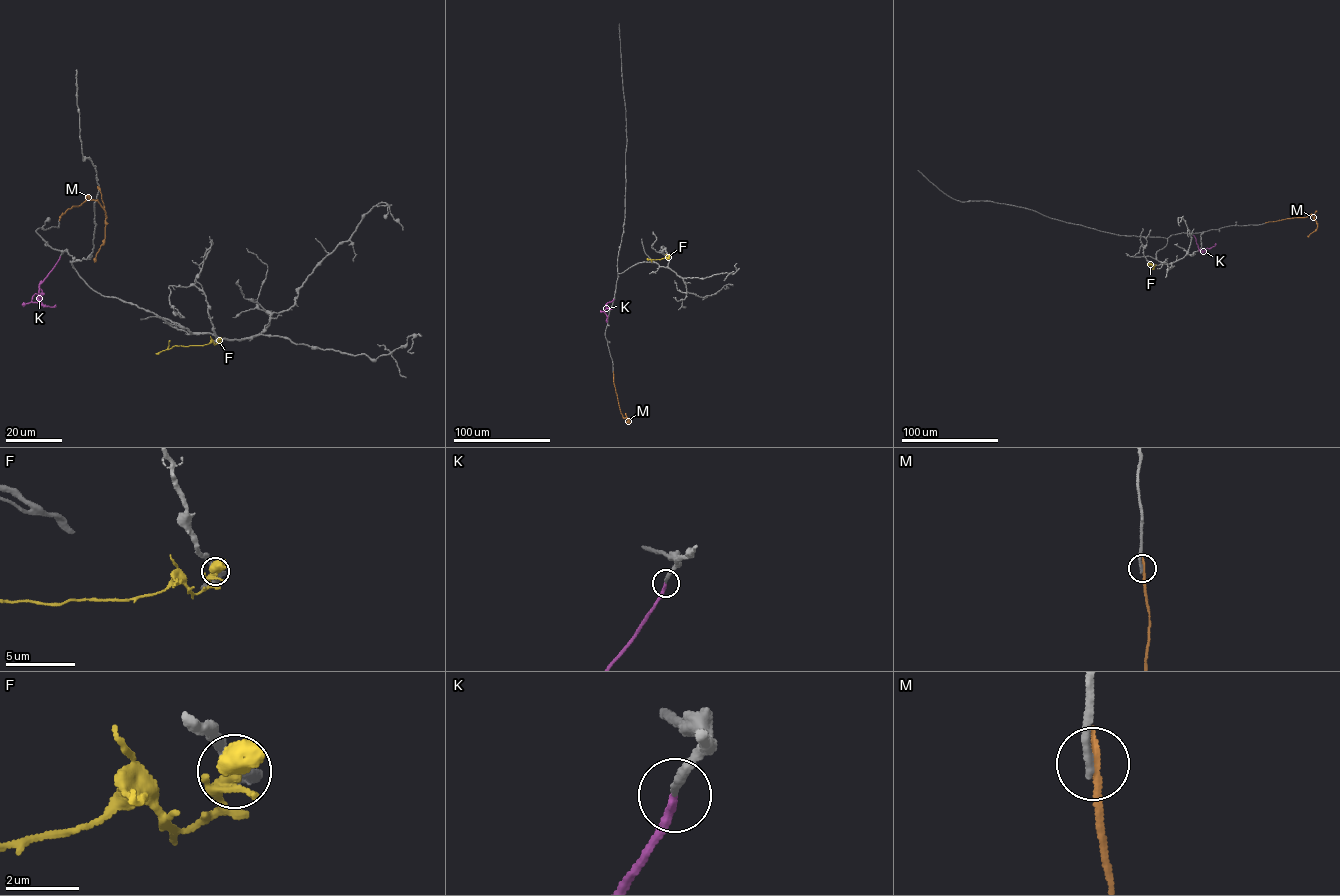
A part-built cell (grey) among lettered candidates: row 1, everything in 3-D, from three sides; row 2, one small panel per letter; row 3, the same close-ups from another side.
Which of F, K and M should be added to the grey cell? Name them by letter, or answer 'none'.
K

